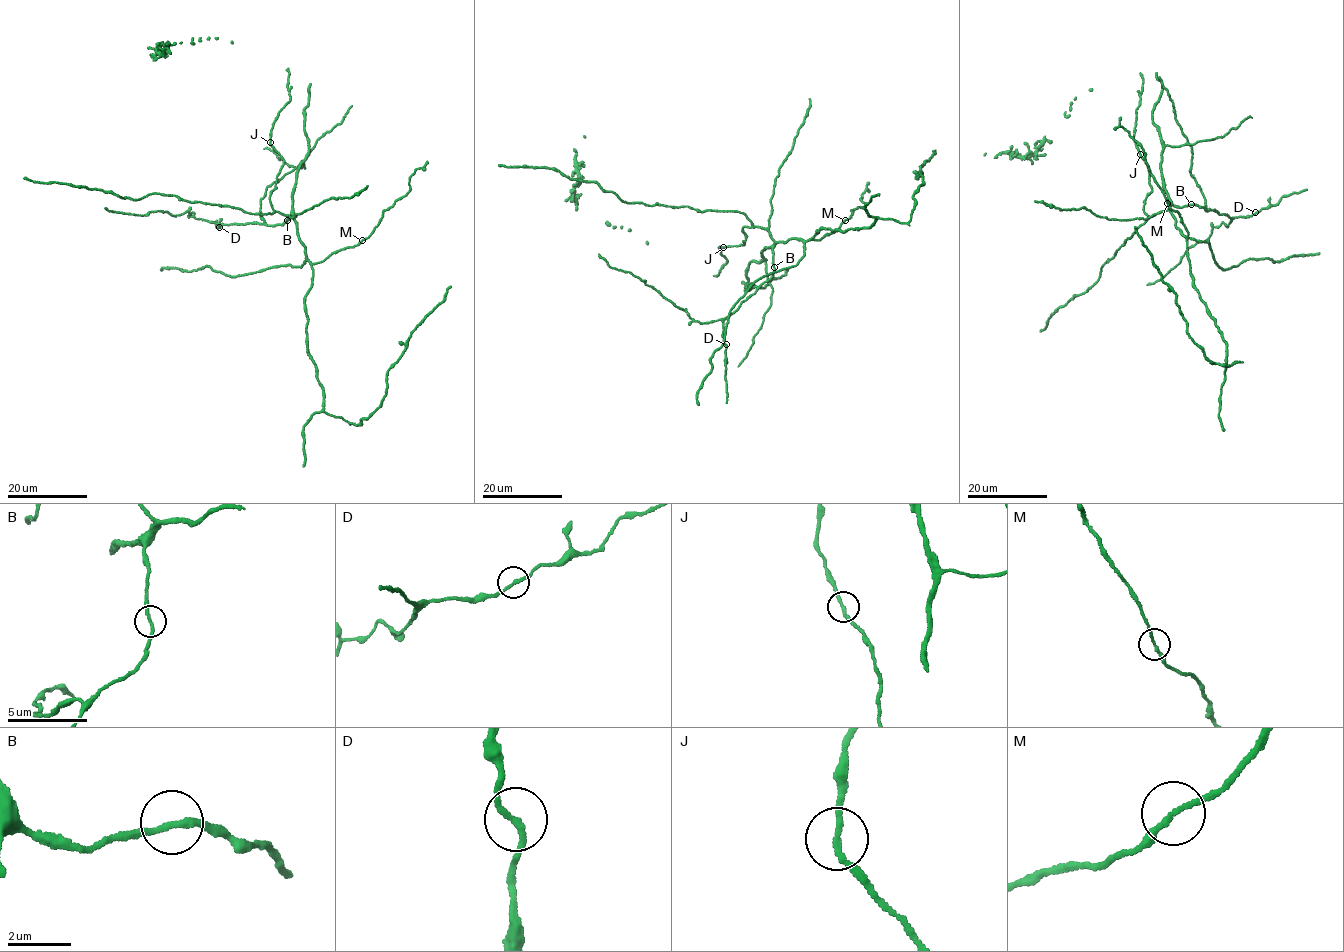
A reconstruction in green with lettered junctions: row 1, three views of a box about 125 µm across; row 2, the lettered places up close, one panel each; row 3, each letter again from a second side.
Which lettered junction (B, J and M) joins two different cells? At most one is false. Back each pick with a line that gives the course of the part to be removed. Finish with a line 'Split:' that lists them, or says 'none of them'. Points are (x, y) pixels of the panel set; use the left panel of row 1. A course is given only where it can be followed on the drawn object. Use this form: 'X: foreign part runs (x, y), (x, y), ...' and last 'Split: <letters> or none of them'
Split: none of them

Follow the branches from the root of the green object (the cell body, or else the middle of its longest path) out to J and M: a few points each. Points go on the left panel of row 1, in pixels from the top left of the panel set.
J: (294, 221), (290, 215), (275, 211), (269, 199), (283, 161), (269, 142)
M: (294, 221), (298, 237), (312, 263), (322, 262), (334, 252), (362, 240)

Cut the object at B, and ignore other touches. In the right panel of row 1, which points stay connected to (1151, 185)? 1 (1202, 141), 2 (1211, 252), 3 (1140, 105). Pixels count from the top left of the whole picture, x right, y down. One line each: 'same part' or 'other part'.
1: same part
2: same part
3: same part

